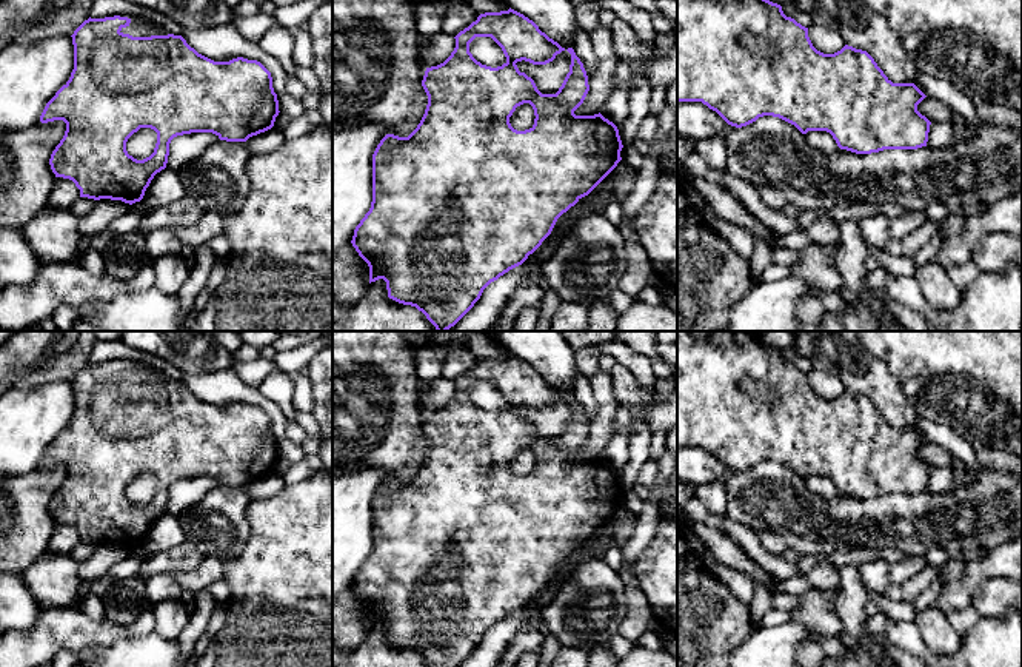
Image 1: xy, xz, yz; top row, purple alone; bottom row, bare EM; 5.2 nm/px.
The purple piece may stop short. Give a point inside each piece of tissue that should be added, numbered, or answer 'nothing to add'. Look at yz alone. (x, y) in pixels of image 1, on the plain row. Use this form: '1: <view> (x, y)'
nothing to add

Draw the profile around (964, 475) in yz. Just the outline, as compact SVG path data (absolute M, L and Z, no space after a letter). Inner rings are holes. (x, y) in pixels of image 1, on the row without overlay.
M954 458L951 471L954 474L954 490L956 490L974 484L982 470L970 468L965 462Z

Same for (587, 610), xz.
M602 558L582 562L542 608L542 619L562 647L586 653L619 633L628 599L619 570Z

